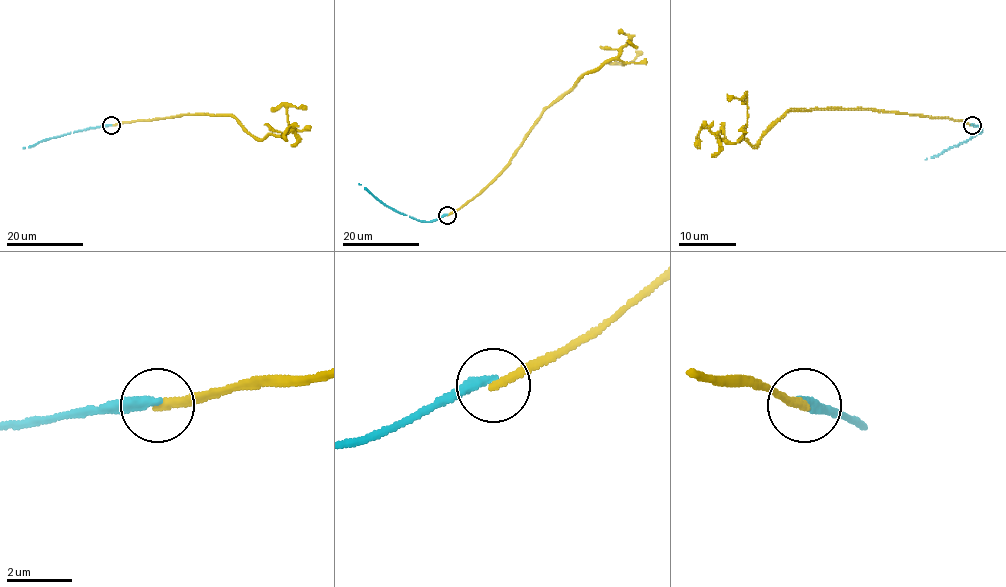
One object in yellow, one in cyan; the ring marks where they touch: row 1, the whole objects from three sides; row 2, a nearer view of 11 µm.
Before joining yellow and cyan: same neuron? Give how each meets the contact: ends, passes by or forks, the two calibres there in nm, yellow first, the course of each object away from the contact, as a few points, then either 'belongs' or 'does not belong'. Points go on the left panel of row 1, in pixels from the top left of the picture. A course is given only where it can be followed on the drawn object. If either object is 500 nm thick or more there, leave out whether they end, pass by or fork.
yellow ends | cyan ends | 240/340 nm | yellow via (111, 125), (232, 115), (263, 139), (288, 127), (288, 107), (306, 109) | cyan via (110, 125), (87, 128), (23, 148) | does not belong

